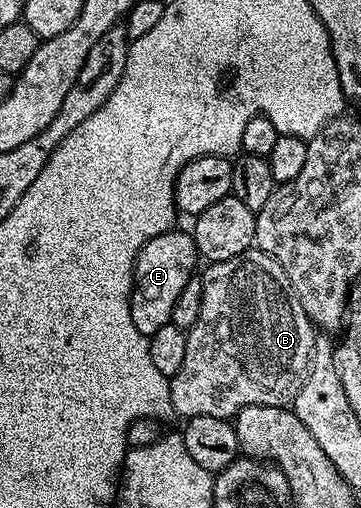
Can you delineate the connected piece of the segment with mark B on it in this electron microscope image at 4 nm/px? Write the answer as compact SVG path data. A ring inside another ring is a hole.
M251 250L236 258L215 260L207 268L210 269L201 273L200 318L196 318L194 325L187 331L188 350L184 353L184 362L180 365L180 370L176 370L176 374L169 377L172 406L175 413L179 417L182 415L182 418L208 415L213 418L230 420L237 416L240 410L244 410L244 406L276 406L281 408L289 405L296 398L300 386L304 386L306 376L310 372L310 358L314 354L316 329L310 323L308 314L304 314L304 306L300 306L300 298L296 298L296 290L292 290L292 282L288 282L288 274L284 274L284 266L280 266L280 262L276 262L276 258L272 258L268 254Z

